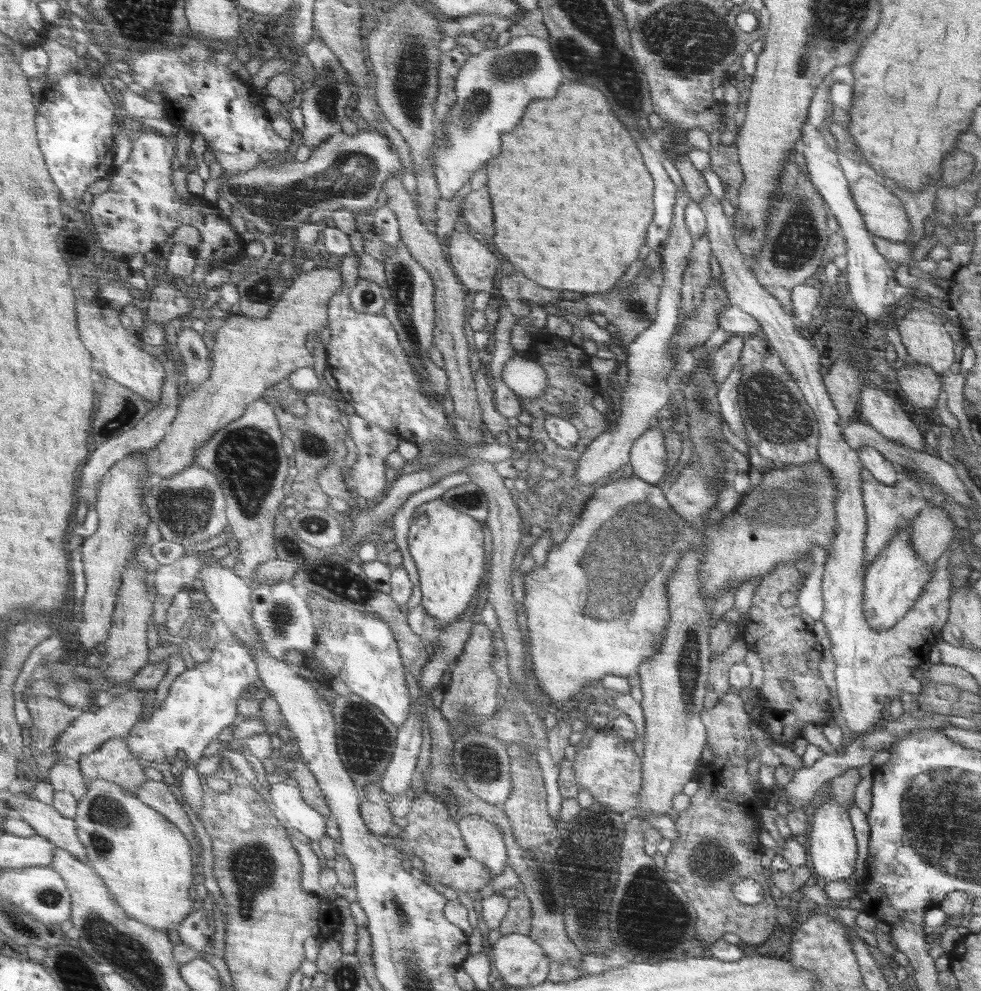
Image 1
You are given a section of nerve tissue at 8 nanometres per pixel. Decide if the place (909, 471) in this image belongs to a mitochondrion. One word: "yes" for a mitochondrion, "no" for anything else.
no

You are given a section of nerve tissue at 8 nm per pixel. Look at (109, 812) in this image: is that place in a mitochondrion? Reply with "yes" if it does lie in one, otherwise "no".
yes

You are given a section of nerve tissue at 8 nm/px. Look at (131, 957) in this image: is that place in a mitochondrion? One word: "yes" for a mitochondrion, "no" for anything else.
yes

